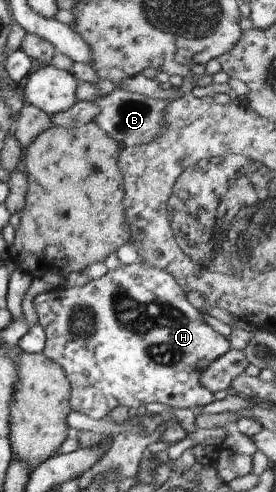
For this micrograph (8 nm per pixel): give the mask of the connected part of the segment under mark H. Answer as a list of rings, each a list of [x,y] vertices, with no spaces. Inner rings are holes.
[[[136,260],[128,265],[120,264],[117,270],[107,271],[84,286],[51,289],[33,297],[38,325],[44,332],[41,353],[61,365],[70,384],[71,411],[99,420],[119,404],[127,408],[139,408],[151,402],[168,404],[171,408],[206,405],[199,402],[208,391],[200,383],[200,376],[211,361],[230,348],[227,339],[203,320],[202,311],[190,306],[185,295],[170,274]]]

